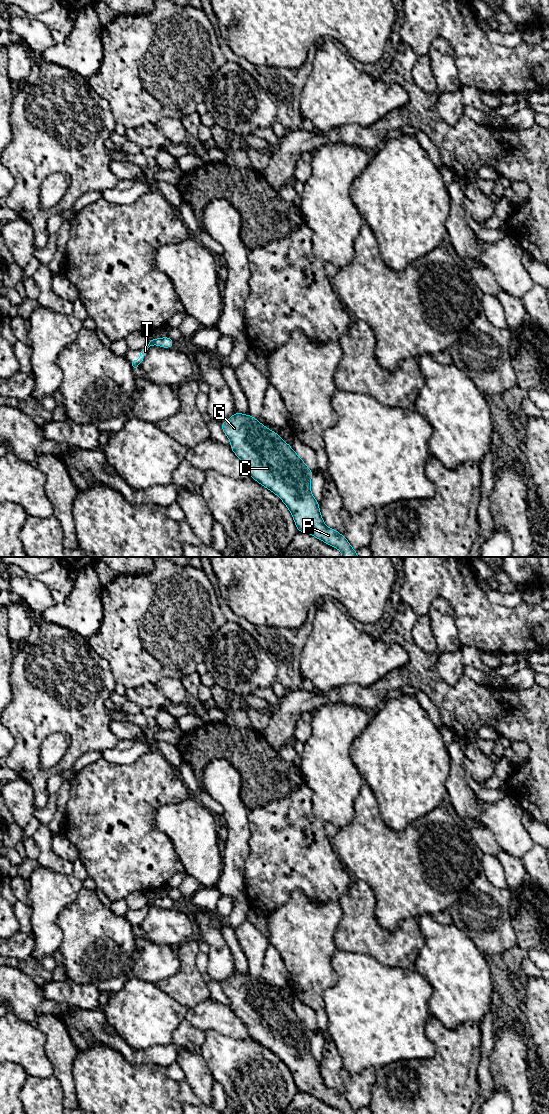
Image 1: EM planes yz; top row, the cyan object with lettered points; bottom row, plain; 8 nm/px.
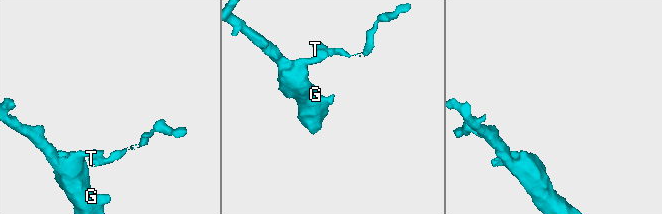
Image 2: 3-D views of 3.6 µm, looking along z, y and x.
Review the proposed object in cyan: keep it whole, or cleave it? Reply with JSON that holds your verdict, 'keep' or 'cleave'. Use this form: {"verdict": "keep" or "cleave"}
{"verdict": "keep"}

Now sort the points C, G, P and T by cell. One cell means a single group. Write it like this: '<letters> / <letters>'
C G P T

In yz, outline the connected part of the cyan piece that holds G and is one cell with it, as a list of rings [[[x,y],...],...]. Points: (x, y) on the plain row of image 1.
[[[235,972],[221,983],[224,994],[230,1000],[230,1008],[241,1019],[253,1040],[275,1053],[293,1076],[297,1091],[309,1093],[326,1104],[339,1109],[342,1114],[357,1114],[349,1101],[337,1090],[328,1088],[320,1073],[319,1062],[311,1053],[310,1042],[314,1035],[305,1022],[279,994],[262,985],[249,974]]]

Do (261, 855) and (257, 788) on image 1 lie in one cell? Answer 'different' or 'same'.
different

